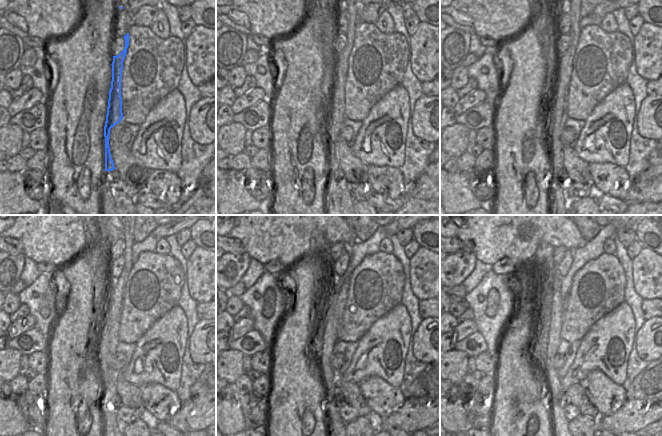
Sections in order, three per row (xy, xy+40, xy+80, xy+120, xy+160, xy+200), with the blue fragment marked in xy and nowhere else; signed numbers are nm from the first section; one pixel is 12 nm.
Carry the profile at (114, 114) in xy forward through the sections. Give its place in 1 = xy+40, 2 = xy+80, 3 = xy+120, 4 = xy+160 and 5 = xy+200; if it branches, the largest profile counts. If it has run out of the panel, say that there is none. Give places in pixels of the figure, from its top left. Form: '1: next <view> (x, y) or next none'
1: next xy+40 (335, 113)
2: next xy+80 (559, 116)
3: next xy+120 (114, 317)
4: next xy+160 (340, 306)
5: next xy+200 (564, 299)

